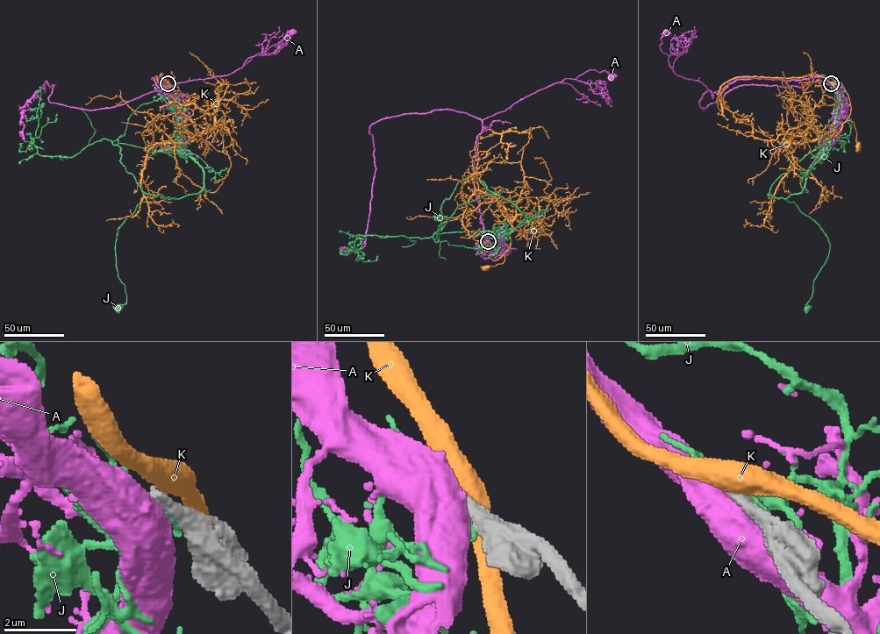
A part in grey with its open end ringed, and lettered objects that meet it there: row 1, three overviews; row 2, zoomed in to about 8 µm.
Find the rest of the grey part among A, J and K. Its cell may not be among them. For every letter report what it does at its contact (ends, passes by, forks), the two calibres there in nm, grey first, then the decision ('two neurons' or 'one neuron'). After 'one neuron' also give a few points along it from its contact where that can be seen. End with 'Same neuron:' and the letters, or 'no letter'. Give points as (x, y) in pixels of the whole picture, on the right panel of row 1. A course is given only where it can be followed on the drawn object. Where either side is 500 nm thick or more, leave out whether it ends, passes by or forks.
A: 400 nm thick on the grey side, 850 nm on the other; two neurons
J: 550 nm thick on the grey side, 280 nm on the other; two neurons
K: 400 nm thick on the grey side, 550 nm on the other; two neurons
Same neuron: no letter

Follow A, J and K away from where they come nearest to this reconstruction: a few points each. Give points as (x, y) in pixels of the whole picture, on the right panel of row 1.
A: (831, 83), (820, 77), (753, 78), (735, 80), (711, 92), (702, 82), (674, 72), (660, 46), (667, 32)
J: (832, 83), (839, 122), (804, 188), (784, 199), (813, 220), (829, 244), (807, 309)
K: (831, 82), (841, 86), (847, 94), (850, 113), (844, 122), (854, 123), (857, 146)

